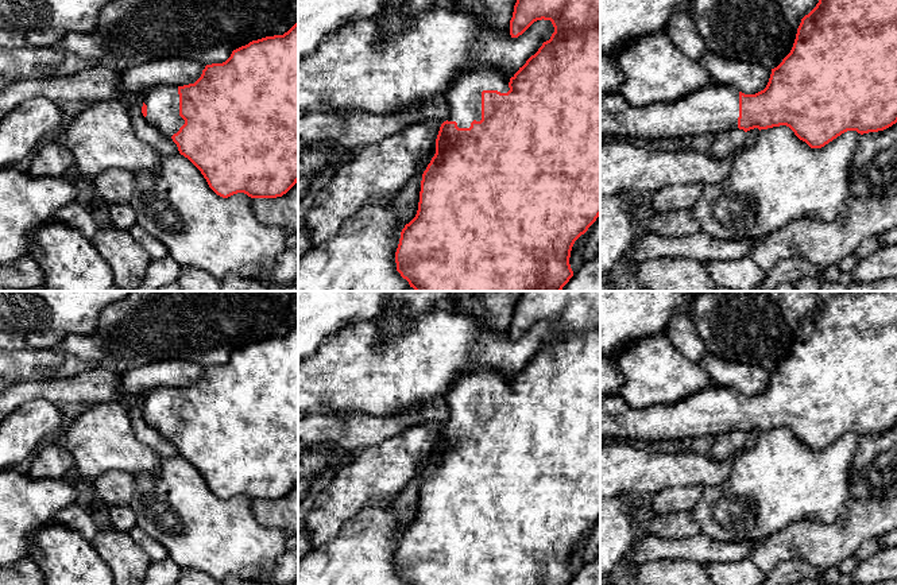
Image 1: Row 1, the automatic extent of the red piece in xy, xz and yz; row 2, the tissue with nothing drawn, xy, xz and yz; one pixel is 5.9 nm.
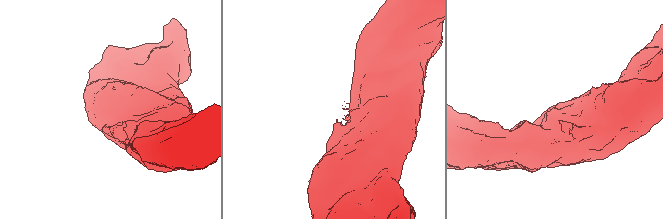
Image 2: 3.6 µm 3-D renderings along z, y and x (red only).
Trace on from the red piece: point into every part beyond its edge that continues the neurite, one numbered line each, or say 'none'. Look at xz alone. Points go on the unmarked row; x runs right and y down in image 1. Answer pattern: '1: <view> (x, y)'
1: xz (463, 399)

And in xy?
1: xy (162, 405)

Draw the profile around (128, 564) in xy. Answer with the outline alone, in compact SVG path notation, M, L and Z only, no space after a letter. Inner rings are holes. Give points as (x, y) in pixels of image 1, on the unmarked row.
M115 528L98 531L92 545L109 566L115 585L143 585L152 561L129 532Z

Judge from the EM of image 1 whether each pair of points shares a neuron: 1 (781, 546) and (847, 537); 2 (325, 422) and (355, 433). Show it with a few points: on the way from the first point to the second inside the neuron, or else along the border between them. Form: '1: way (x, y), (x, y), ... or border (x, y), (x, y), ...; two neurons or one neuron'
1: way (797, 542), (831, 542); one neuron
2: way (332, 429), (348, 433); one neuron

